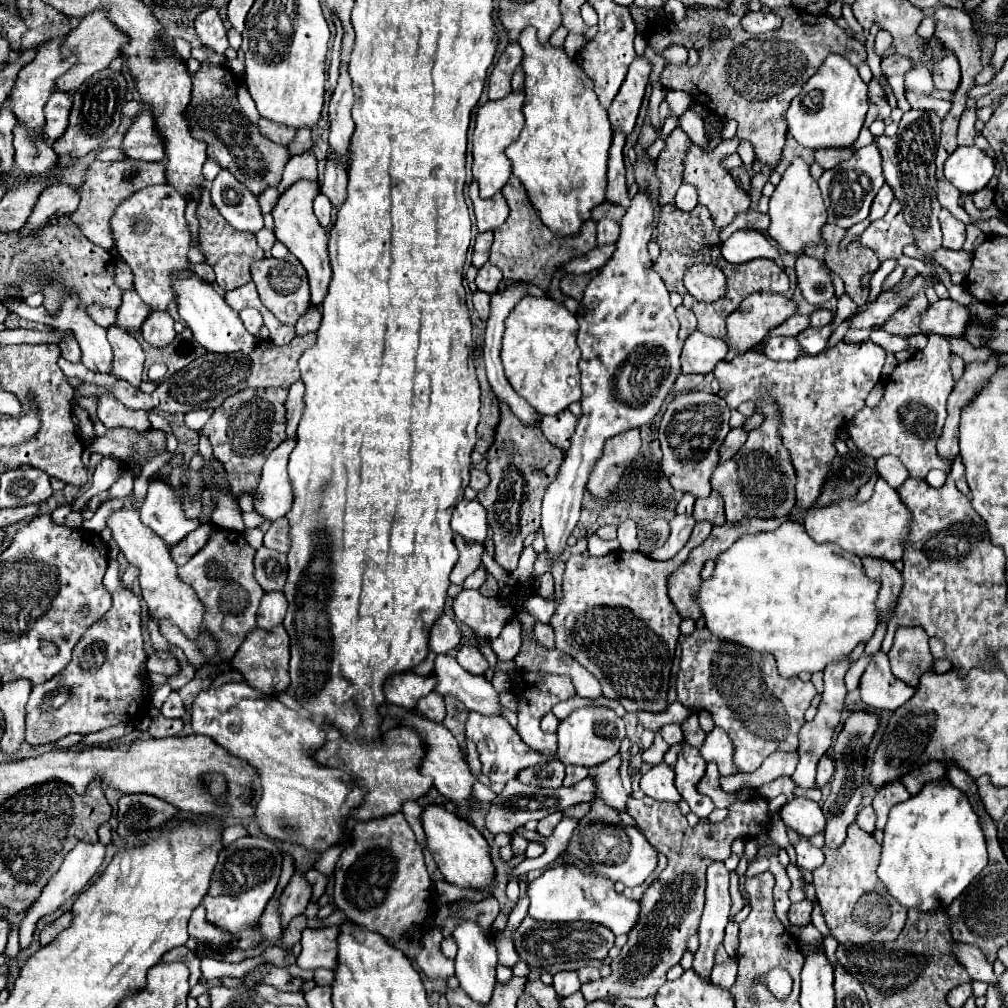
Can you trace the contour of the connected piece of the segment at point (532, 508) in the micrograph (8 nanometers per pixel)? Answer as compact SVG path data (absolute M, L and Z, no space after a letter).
M500 404L500 412L502 420L496 430L496 442L486 454L490 484L478 492L478 502L486 508L488 524L494 532L494 560L512 572L518 566L526 536L540 528L540 504L548 484L558 474L564 452L556 446L550 446L540 428L522 426L518 418L512 418L506 406Z

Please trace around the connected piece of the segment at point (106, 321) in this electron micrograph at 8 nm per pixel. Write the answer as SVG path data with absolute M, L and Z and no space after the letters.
M92 304L88 308L88 314L94 316L94 322L98 322L104 328L108 328L108 326L112 326L116 322L116 312L118 310L114 310L114 308L102 308L98 304Z

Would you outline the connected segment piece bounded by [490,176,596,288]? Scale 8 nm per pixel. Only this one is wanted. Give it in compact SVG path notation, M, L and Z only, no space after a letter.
M510 176L506 186L502 188L502 194L510 206L510 216L498 230L494 230L494 244L492 244L490 262L502 270L506 280L514 280L514 282L528 280L528 282L534 282L542 288L544 284L548 284L546 282L548 278L544 278L546 274L552 274L560 264L566 264L570 258L582 256L596 246L596 222L592 222L592 220L582 226L578 236L556 238L542 224L534 206L530 206L530 200L526 198L526 190L518 182L518 178Z

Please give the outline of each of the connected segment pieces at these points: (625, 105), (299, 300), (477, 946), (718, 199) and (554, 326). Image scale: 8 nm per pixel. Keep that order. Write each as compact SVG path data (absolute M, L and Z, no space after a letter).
M636 56L628 68L628 74L626 74L626 80L624 80L620 92L616 94L612 106L608 108L608 116L610 116L614 130L620 128L626 134L632 132L650 72L652 72L650 60L646 56Z
M288 254L284 260L264 258L250 266L252 280L258 288L262 304L284 324L296 324L300 316L304 316L310 308L310 292L306 270L300 266L300 260L294 254Z
M460 922L452 936L458 942L458 956L456 956L456 972L454 976L460 982L460 988L480 1004L486 1004L492 998L492 990L496 984L496 946L490 936L482 932L476 922Z
M736 136L730 138L730 140L722 140L722 142L720 142L712 152L708 152L708 154L702 152L702 150L694 144L694 146L690 146L688 158L686 158L686 162L684 162L684 182L696 186L698 196L700 196L700 204L704 204L704 206L710 210L710 214L712 214L712 218L714 218L714 224L716 224L718 228L728 226L740 212L744 212L744 210L750 208L750 196L748 196L746 192L742 192L742 188L738 188L738 186L734 184L730 172L720 166L722 158L734 154L734 152L738 150L738 144L740 144L740 142L742 142L742 140L738 140Z
M526 296L524 302L520 302L506 318L506 332L502 338L502 352L500 352L506 378L510 386L542 416L558 414L566 410L572 402L580 400L580 370L578 370L580 350L576 346L576 332L578 332L578 322L574 314L548 296L542 298Z

